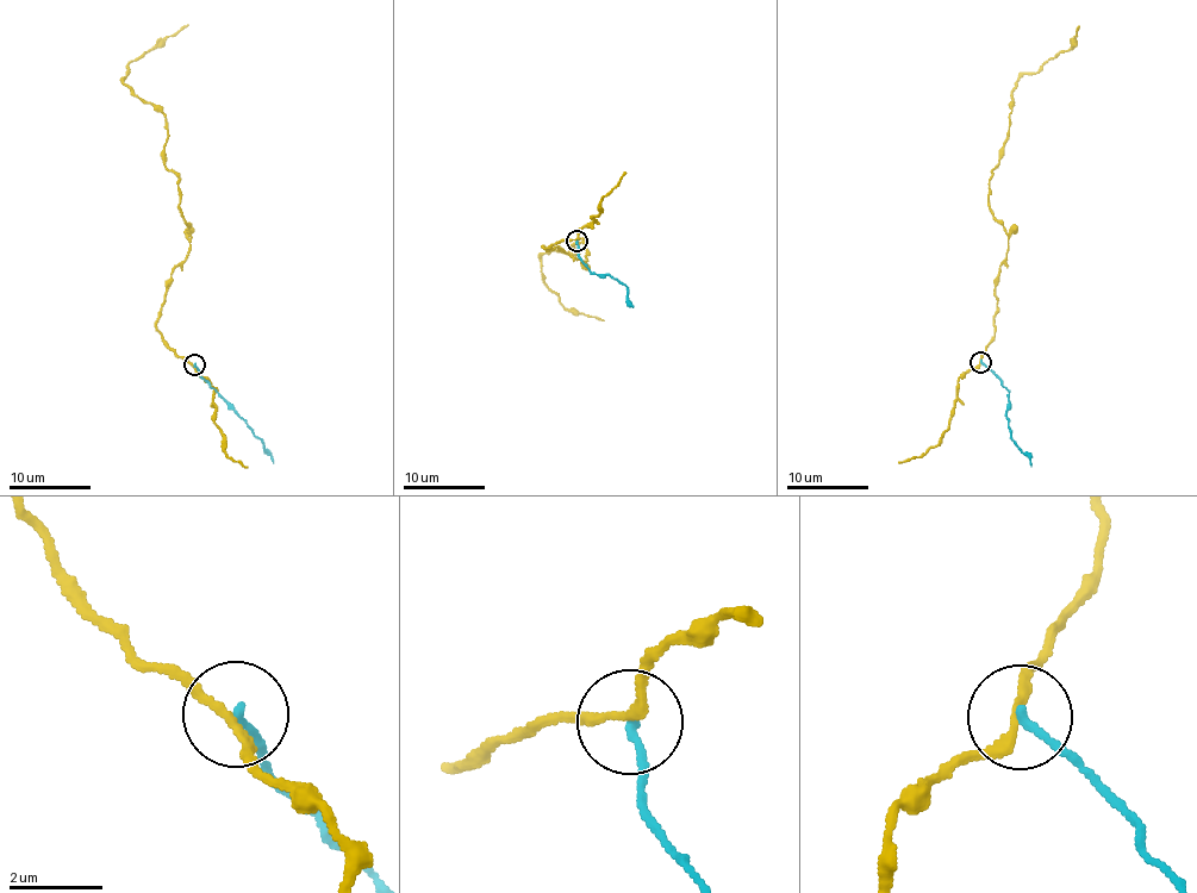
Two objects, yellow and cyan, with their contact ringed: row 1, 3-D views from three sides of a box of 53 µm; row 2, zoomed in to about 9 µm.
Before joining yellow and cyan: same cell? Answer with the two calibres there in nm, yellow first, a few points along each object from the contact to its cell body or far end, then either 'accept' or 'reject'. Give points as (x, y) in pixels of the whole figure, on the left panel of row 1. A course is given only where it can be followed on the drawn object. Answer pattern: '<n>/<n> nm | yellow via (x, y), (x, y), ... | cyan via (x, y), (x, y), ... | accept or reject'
190/170 nm | yellow via (194, 367), (155, 325), (189, 245), (178, 176), (164, 164), (166, 117), (124, 82), (128, 64), (188, 24) | cyan via (194, 364), (198, 376), (241, 418), (273, 463) | reject

